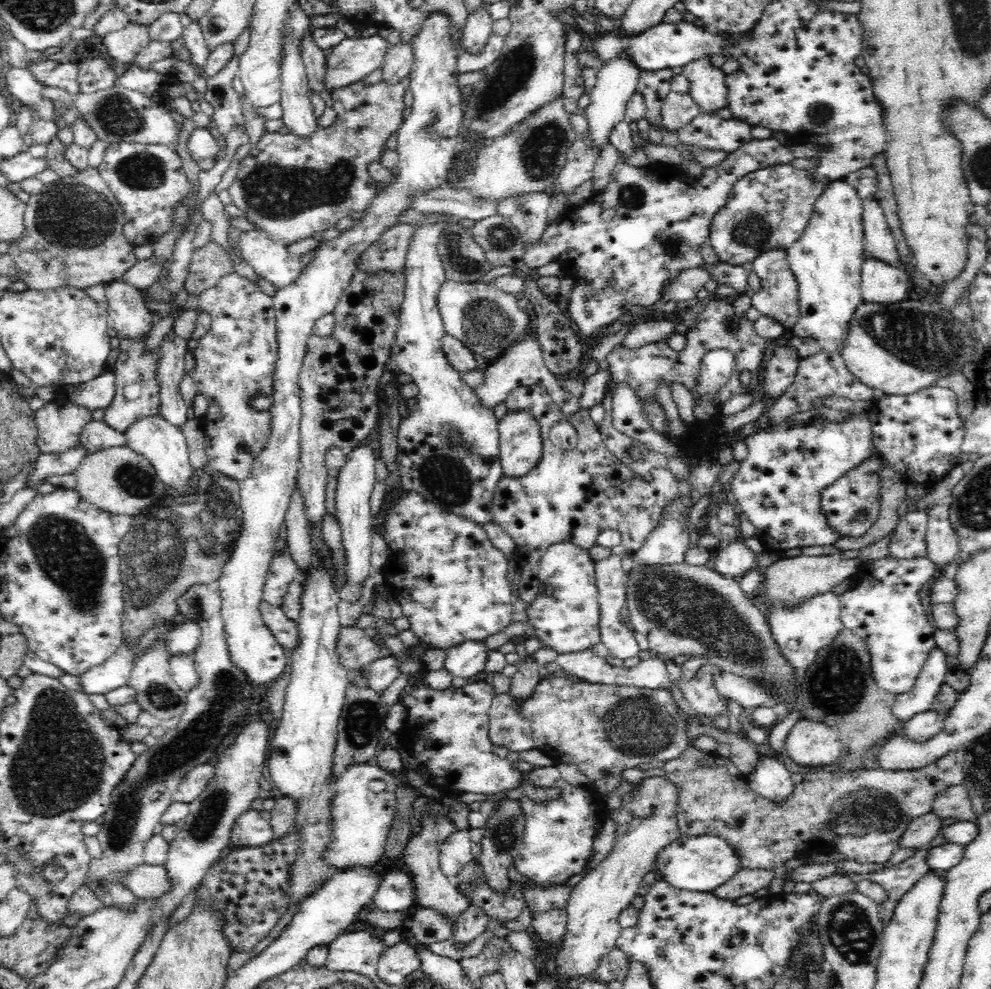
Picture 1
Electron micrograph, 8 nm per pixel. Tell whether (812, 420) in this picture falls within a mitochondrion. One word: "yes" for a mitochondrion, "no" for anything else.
no

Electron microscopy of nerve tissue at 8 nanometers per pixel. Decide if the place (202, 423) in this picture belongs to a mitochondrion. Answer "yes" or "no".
no

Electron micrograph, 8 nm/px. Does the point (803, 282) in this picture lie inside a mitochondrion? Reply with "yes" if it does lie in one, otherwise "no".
no

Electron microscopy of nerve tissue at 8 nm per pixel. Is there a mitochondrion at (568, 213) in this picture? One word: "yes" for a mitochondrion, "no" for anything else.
no

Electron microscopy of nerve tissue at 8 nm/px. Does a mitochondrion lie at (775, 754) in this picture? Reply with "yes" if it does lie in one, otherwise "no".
no

